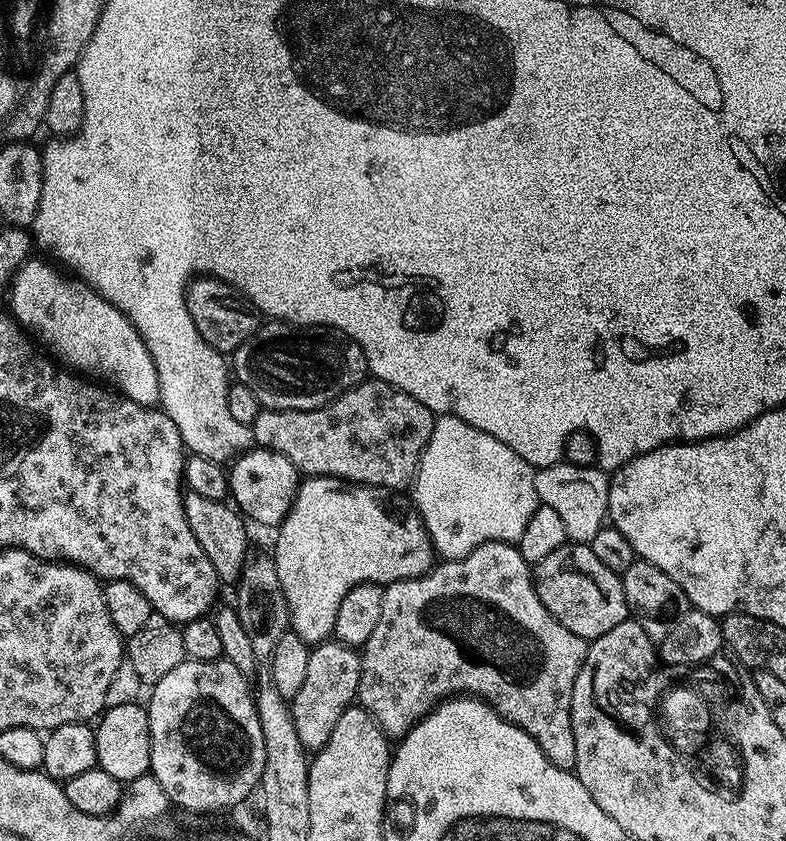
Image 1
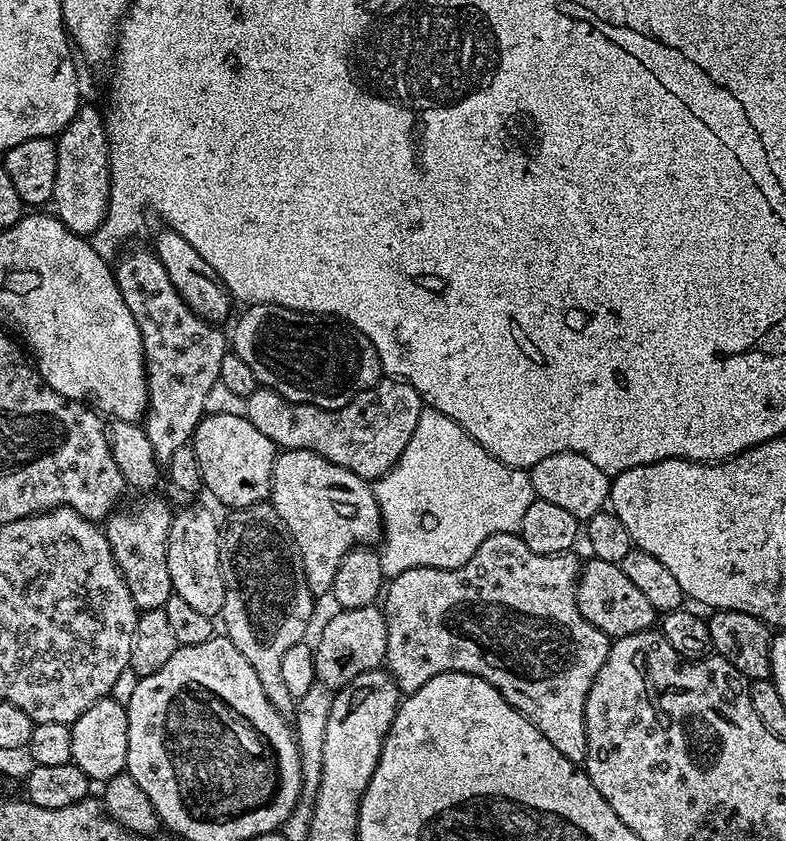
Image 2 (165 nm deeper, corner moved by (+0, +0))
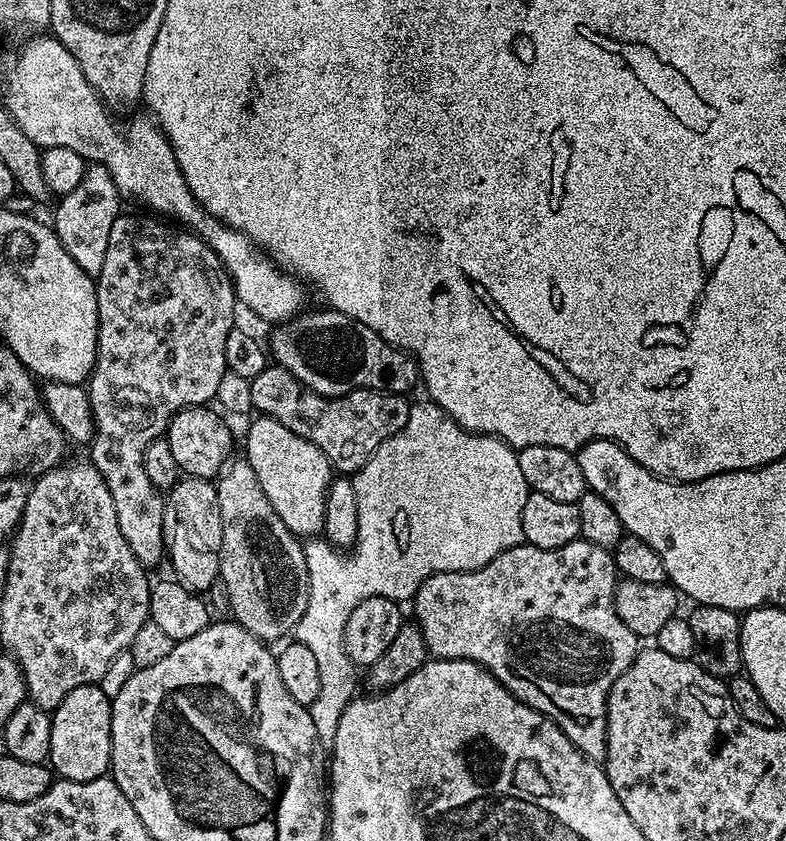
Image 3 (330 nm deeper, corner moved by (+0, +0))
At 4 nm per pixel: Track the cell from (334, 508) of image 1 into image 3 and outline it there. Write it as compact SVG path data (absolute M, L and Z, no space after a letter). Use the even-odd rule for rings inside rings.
M261 415L255 419L244 440L243 455L250 462L258 482L262 482L262 494L270 498L270 506L274 506L278 518L286 522L293 536L315 537L324 527L324 499L334 479L332 463L318 446L314 446L314 442L298 438L298 434L286 430L282 422Z

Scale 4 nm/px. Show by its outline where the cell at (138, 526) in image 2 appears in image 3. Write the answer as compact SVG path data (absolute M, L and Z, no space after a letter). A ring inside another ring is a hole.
M117 216L114 226L110 226L110 242L106 246L106 259L102 261L102 270L95 277L96 297L98 298L98 346L96 347L96 361L92 367L92 374L86 381L88 401L92 407L92 417L96 423L96 434L92 437L90 445L90 463L102 474L106 482L106 490L110 490L110 498L114 498L114 514L118 514L118 530L122 530L122 538L134 550L134 558L144 565L145 569L152 570L159 560L166 556L164 547L164 501L161 489L153 486L150 478L146 478L144 466L144 451L150 442L161 439L168 431L168 422L175 412L181 412L183 408L194 408L207 405L215 401L216 391L222 383L224 373L228 371L226 366L226 338L232 333L236 320L236 308L238 301L236 289L232 286L232 280L220 259L214 254L211 246L204 243L199 236L188 230L175 232L164 224L155 224L144 216Z

